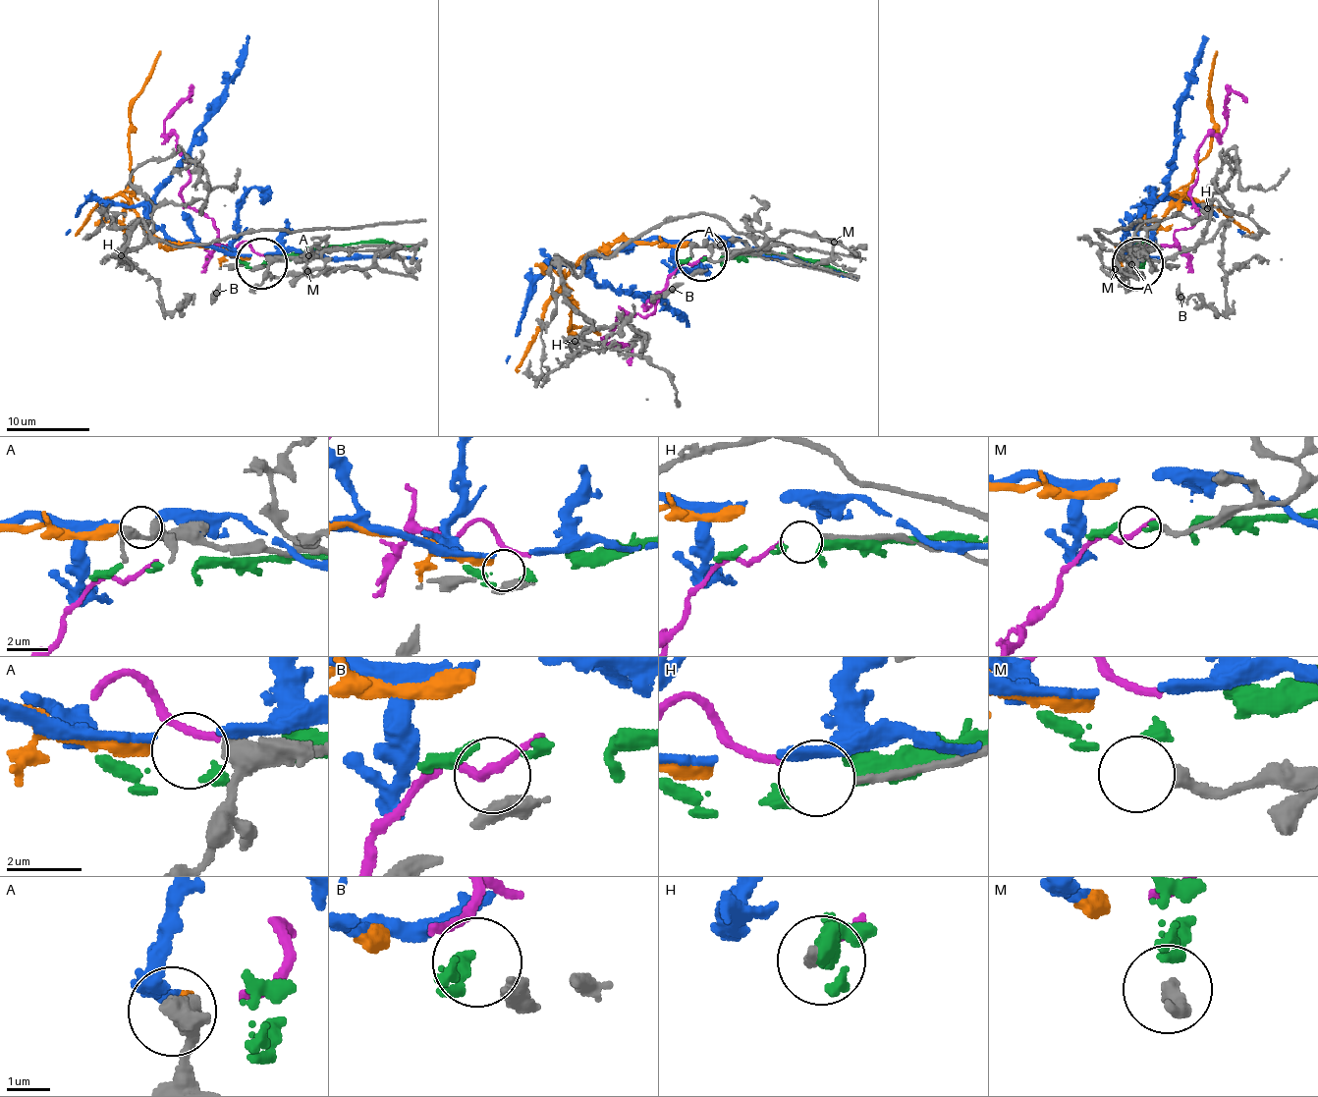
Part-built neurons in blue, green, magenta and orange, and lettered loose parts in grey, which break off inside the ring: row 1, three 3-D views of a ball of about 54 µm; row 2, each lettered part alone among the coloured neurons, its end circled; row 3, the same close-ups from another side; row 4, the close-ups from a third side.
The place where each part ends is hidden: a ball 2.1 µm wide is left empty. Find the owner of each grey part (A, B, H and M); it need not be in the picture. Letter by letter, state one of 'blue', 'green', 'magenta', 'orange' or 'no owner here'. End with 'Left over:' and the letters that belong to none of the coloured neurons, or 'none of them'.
A: orange
B: no owner here
H: magenta
M: no owner here
Left over: B, M

